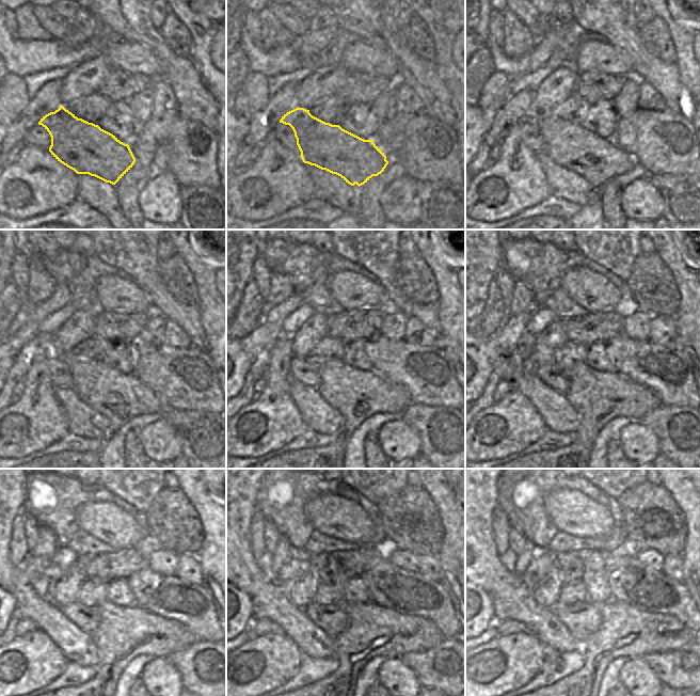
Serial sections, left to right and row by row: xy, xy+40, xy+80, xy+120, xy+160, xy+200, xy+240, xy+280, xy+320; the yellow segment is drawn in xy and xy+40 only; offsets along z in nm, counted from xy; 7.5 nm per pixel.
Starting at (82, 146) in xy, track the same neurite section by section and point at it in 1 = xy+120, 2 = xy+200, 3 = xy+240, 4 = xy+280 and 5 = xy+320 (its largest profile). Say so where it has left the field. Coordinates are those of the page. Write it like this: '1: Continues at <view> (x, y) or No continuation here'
1: Continues at xy+120 (117, 396)
2: Continues at xy+200 (592, 393)
3: Continues at xy+240 (131, 631)
4: Continues at xy+280 (372, 630)
5: Continues at xy+320 (624, 631)

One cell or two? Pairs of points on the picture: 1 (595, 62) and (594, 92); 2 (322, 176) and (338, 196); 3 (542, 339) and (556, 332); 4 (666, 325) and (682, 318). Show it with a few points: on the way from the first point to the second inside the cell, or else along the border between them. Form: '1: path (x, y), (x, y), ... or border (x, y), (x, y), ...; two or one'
1: border (579, 72), (613, 73), (620, 76); two
2: path (324, 182), (334, 191); one
3: path (545, 339), (553, 335); one
4: border (674, 317), (675, 342), (671, 346); two

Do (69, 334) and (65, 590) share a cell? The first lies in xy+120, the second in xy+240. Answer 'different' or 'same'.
same

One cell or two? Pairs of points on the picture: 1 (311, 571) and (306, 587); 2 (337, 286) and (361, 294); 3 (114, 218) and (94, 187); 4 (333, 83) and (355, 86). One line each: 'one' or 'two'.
1: one
2: one
3: one
4: two

